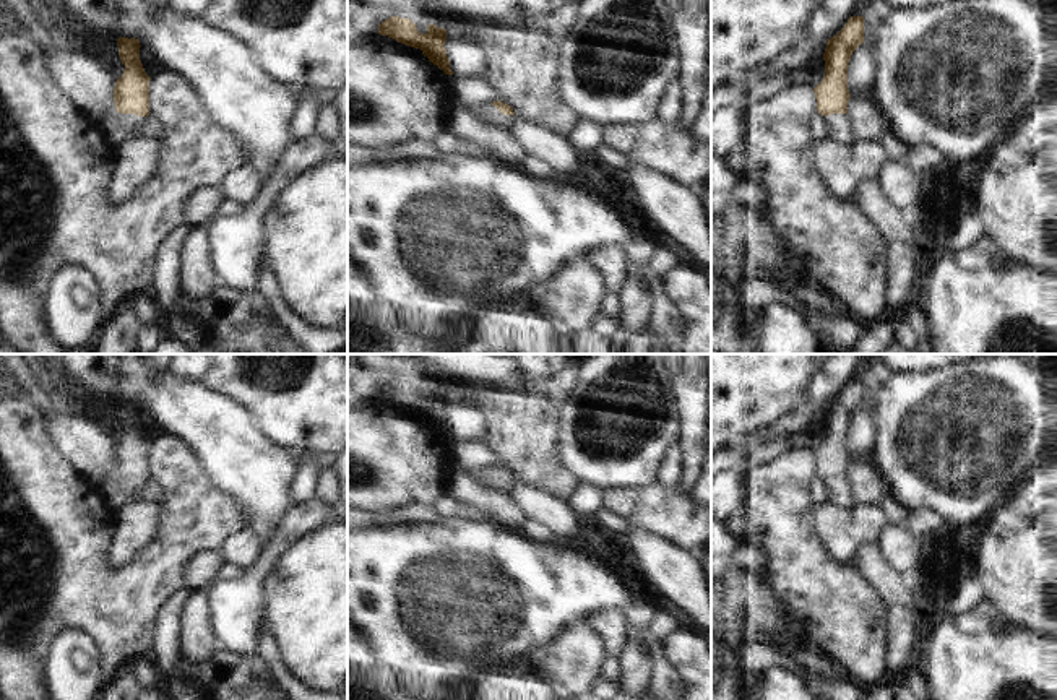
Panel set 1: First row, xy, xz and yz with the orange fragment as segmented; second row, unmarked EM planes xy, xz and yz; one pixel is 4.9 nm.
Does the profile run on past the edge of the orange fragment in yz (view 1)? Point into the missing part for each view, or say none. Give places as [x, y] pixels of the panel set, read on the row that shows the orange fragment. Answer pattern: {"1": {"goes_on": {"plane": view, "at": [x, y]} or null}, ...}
{"1": {"goes_on": {"plane": "yz", "at": [841, 130]}}}

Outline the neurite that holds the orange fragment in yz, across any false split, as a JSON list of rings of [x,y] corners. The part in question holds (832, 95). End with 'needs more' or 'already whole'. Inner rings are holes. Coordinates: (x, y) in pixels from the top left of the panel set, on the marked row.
[[[851,16],[844,28],[828,39],[823,54],[825,76],[813,88],[817,110],[825,117],[831,140],[839,143],[857,141],[848,117],[848,67],[852,52],[864,42],[864,16]]] | needs more

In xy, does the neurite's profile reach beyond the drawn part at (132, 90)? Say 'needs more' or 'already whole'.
needs more

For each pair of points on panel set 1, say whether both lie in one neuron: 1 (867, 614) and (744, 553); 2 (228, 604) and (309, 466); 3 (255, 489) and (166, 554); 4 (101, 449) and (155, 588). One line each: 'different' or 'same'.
1: different
2: different
3: different
4: different

